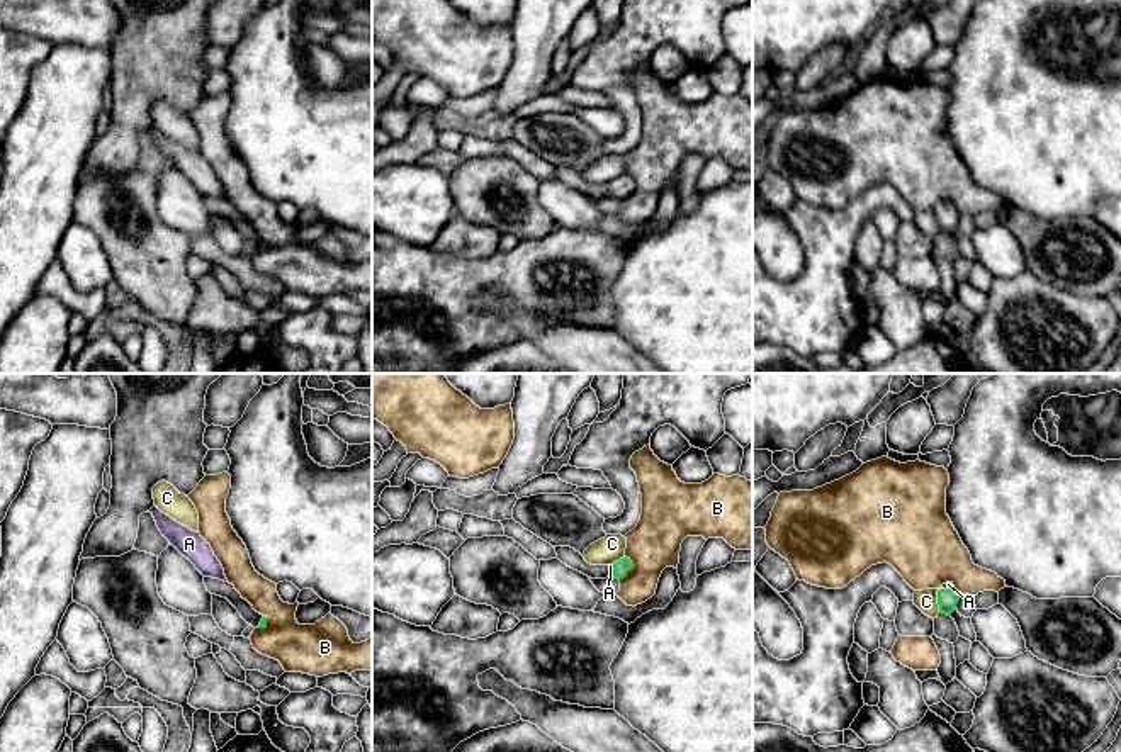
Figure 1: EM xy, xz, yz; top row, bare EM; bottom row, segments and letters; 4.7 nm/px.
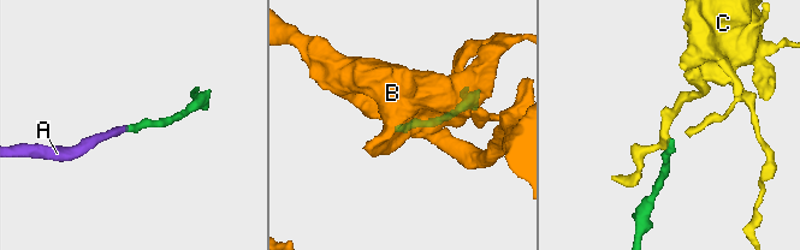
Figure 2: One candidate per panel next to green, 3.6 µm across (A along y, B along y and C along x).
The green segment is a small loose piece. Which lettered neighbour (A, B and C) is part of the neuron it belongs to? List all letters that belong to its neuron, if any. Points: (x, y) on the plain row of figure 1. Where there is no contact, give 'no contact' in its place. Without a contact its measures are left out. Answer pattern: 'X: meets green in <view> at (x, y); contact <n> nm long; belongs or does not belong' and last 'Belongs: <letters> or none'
A: meets green in yz at (948, 209); contact 60 nm long; belongs
B: meets green in xz at (630, 187); contact 120 nm long; does not belong
C: meets green in yz at (938, 221); contact 110 nm long; does not belong
Belongs: A

